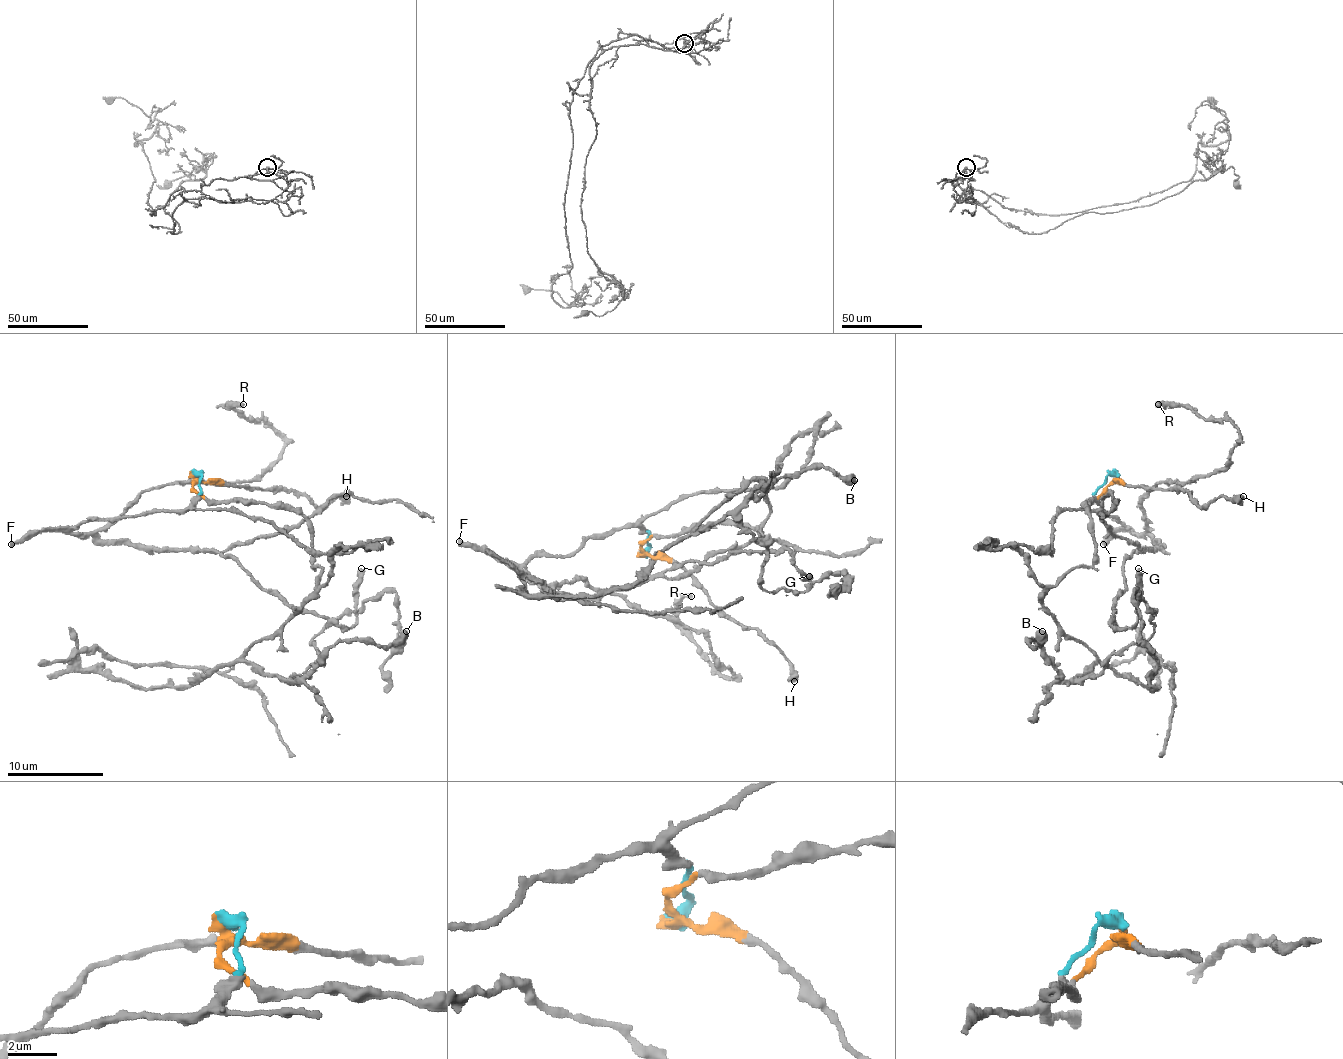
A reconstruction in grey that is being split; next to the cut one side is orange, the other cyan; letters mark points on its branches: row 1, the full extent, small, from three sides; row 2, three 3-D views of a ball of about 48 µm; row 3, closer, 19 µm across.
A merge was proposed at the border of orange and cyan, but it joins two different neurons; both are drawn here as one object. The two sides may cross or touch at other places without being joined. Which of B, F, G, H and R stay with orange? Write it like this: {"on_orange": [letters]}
{"on_orange": ["B", "H"]}

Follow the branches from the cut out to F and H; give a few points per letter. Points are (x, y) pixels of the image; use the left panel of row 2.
F: (193, 474), (198, 477), (201, 493), (181, 510), (119, 520), (83, 520), (74, 527), (50, 529), (11, 544)
H: (193, 474), (205, 481), (256, 489), (289, 489), (306, 496), (316, 505), (325, 505), (337, 496), (347, 496)

